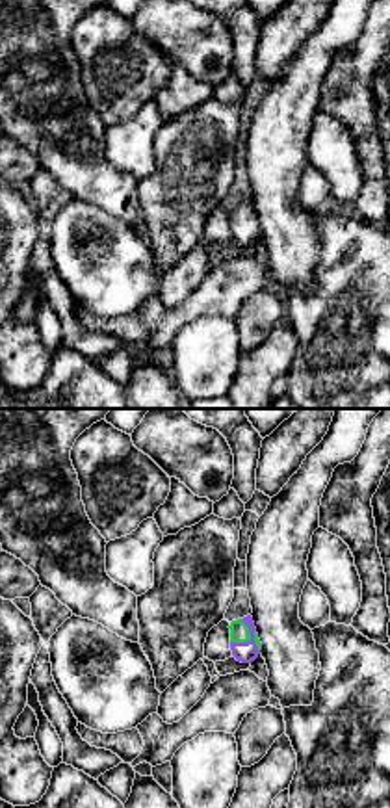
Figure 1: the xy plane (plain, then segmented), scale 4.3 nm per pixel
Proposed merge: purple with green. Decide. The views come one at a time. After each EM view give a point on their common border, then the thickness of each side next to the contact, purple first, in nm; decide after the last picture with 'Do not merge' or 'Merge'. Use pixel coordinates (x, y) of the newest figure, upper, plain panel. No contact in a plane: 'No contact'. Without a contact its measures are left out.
Touches purple at (251, 220). Thickness 90 nm (purple) against 80 nm

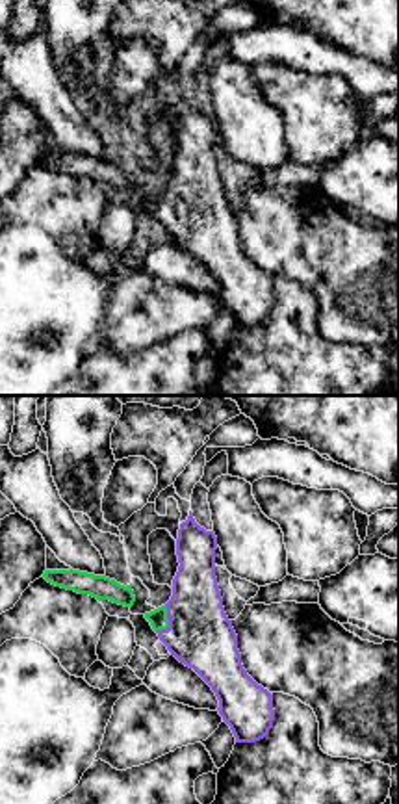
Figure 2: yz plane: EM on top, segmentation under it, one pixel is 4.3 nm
Touches purple at (169, 207). Thickness 280 nm (purple) against 80 nm

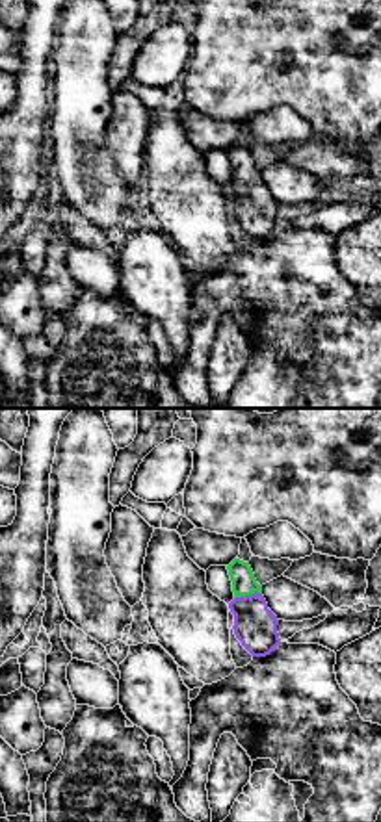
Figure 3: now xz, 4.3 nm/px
Touches purple at (248, 180). Thickness 190 nm (purple) against 110 nm

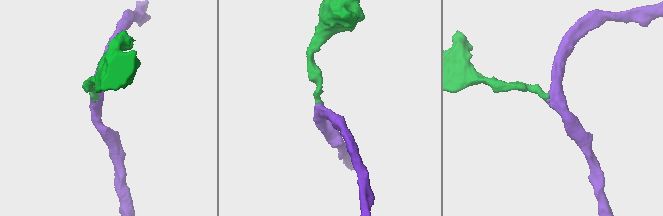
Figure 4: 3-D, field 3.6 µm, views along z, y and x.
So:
Merge

